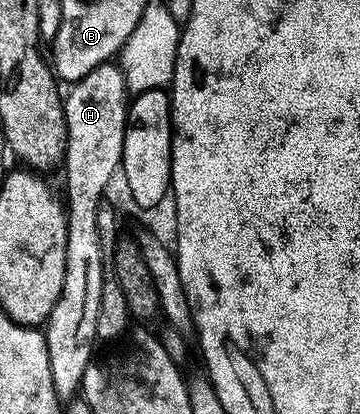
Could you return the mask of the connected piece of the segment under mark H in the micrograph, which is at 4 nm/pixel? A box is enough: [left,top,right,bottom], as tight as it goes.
[44,62,128,392]

